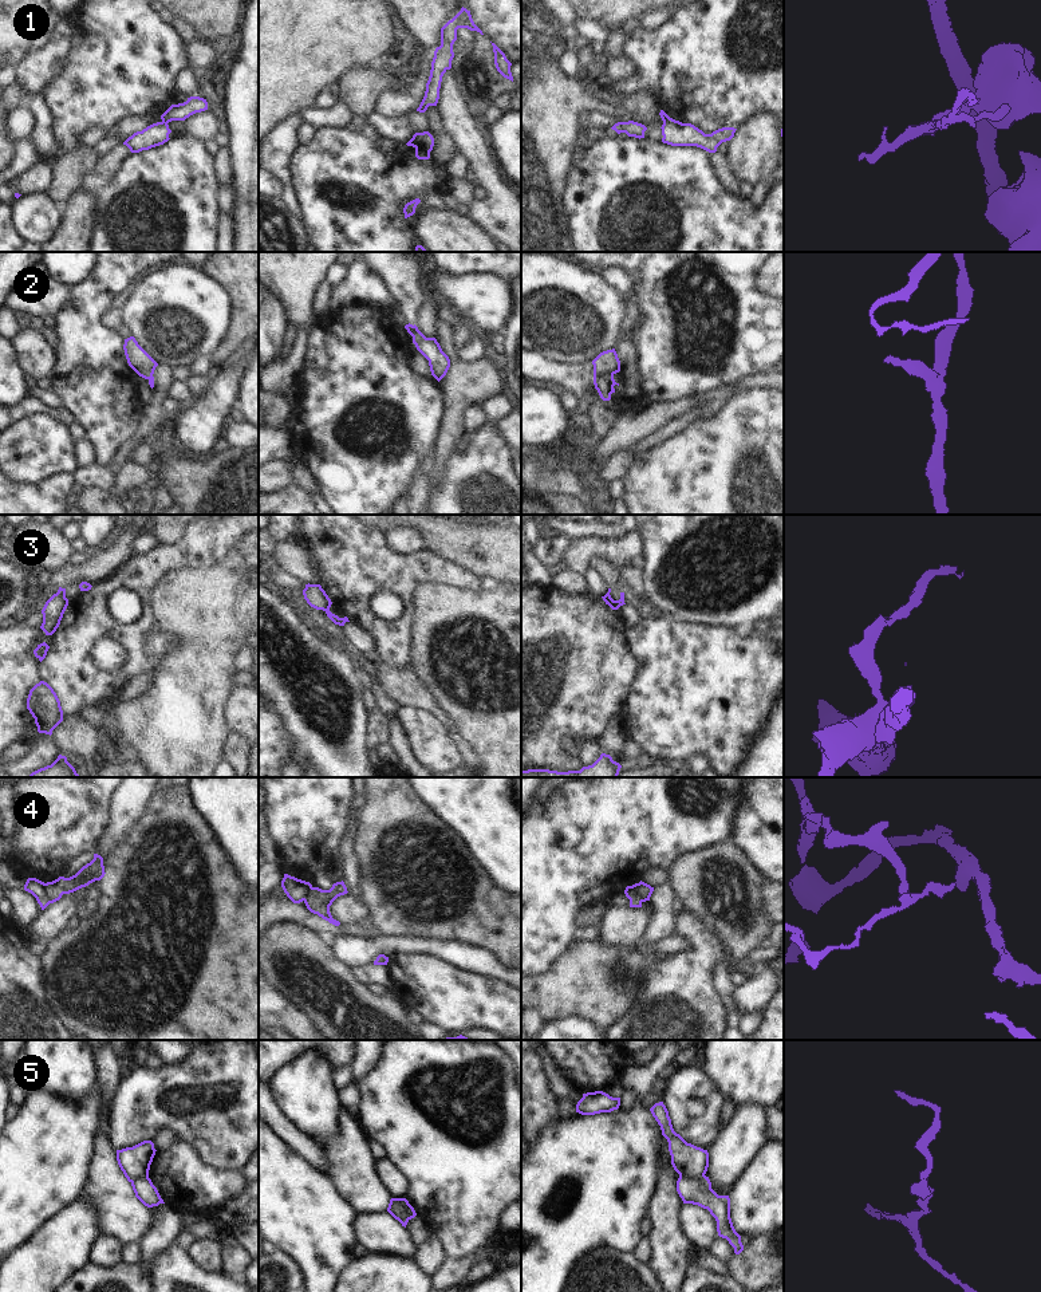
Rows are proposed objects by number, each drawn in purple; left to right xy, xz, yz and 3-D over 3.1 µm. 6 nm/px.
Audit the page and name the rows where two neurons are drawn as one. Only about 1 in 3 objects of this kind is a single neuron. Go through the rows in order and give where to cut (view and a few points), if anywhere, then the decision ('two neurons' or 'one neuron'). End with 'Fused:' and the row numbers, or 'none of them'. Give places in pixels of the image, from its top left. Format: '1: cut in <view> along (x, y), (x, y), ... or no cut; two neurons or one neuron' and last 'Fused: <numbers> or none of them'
1: cut in xy along (162, 121), (166, 123); two neurons
2: cut in yz along (612, 374), (594, 377); two neurons
3: cut in xz along (330, 605), (324, 610); two neurons
4: cut in xy along (44, 883), (44, 894), (50, 902); two neurons
5: cut in xz along (398, 1198), (406, 1208), (406, 1217), (401, 1222); two neurons
Fused: 1, 2, 3, 4, 5

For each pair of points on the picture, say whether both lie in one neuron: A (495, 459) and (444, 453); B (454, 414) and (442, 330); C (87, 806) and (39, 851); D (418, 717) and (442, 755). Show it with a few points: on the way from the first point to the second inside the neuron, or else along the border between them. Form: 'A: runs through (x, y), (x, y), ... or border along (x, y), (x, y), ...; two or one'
A: border along (466, 434), (450, 459), (444, 485); two
B: runs through (456, 393), (456, 362), (450, 351); one
C: runs through (75, 815), (51, 839); one
D: runs through (422, 727), (433, 745); one

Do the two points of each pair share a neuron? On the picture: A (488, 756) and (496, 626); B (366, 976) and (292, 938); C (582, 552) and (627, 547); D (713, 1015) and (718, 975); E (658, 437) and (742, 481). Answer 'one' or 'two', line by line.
A: one
B: two
C: one
D: two
E: two

